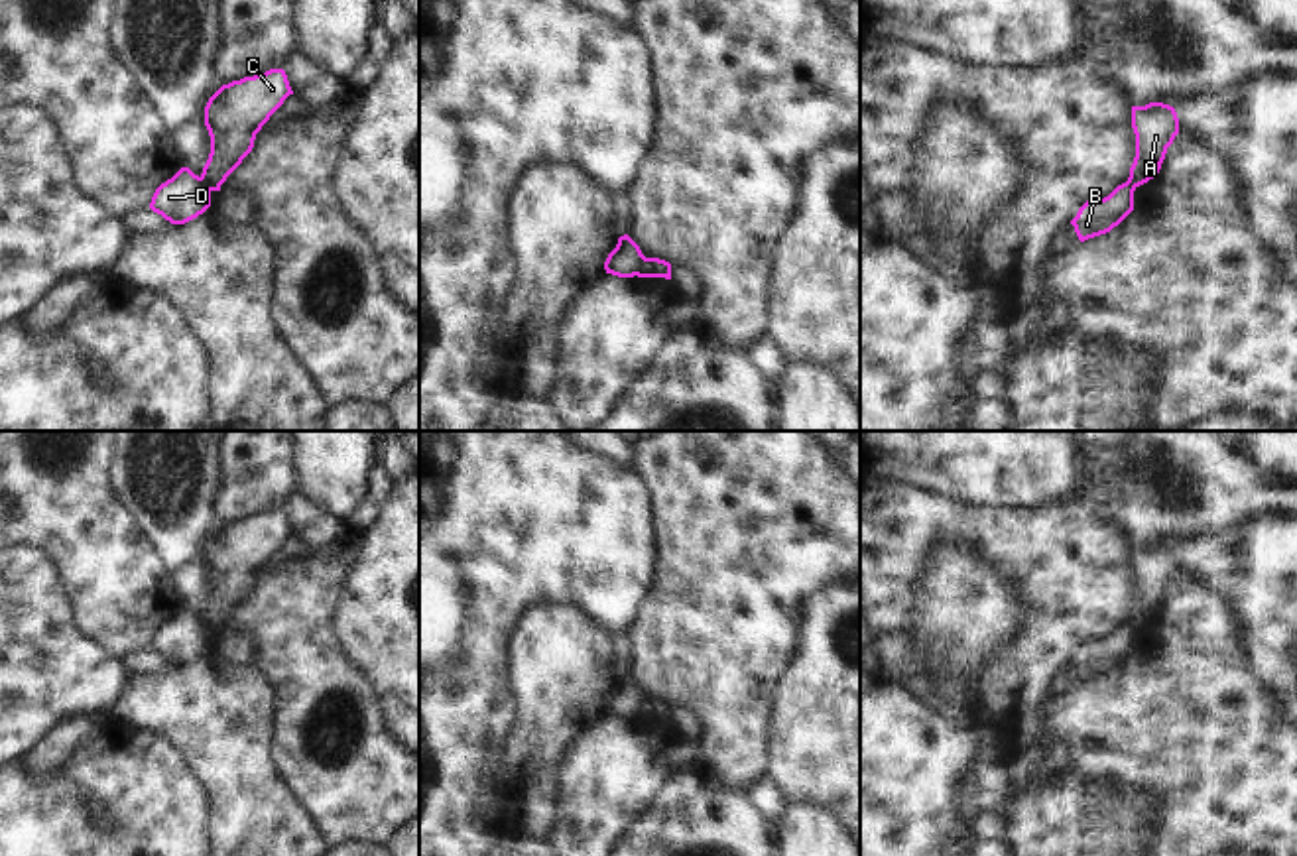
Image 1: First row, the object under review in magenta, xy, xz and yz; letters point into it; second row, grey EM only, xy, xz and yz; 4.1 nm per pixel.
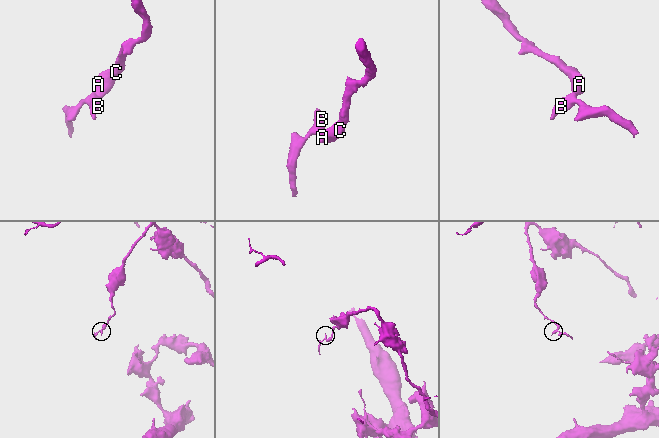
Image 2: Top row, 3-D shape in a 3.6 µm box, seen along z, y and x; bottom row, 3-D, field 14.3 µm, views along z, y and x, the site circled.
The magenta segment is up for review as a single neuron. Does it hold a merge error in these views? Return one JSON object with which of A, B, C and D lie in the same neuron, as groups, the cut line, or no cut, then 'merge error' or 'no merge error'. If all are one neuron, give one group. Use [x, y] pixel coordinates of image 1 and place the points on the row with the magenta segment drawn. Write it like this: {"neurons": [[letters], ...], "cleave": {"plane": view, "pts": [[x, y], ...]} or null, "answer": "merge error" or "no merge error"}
{"neurons": [["A", "C"], ["B", "D"]], "cleave": {"plane": "xz", "pts": [[646, 258], [636, 274]]}, "answer": "merge error"}

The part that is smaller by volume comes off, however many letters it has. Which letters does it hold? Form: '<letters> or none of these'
B, D

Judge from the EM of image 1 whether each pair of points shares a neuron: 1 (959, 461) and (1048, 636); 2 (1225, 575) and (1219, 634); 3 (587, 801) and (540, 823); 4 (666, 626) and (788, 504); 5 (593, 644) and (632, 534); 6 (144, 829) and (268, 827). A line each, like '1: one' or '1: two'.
1: two
2: two
3: two
4: one
5: two
6: two

